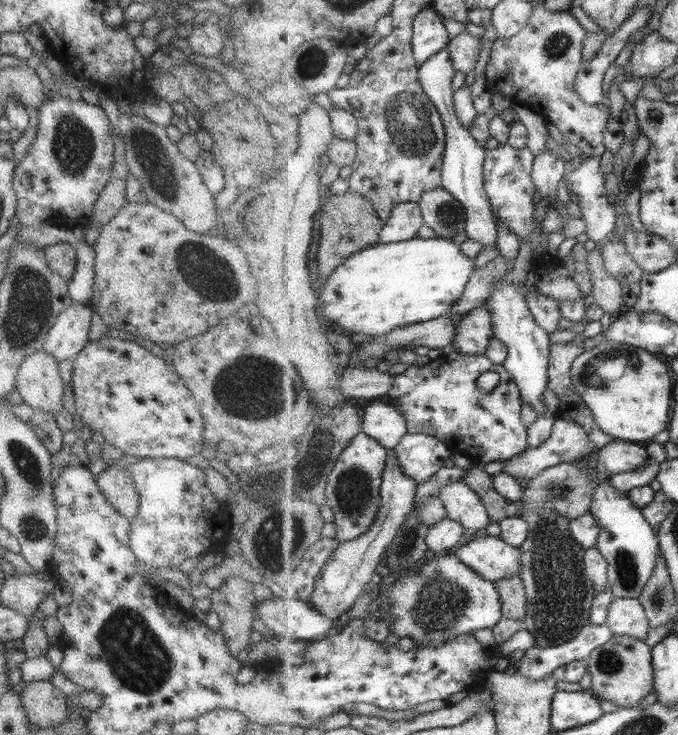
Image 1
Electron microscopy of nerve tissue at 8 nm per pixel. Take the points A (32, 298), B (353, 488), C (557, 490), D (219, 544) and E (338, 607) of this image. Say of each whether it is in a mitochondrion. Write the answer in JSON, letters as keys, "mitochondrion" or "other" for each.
{"A":"mitochondrion","B":"mitochondrion","C":"mitochondrion","D":"other","E":"other"}

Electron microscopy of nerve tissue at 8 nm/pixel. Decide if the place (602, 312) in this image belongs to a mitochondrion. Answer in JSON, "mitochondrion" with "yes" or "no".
{"mitochondrion":"no"}

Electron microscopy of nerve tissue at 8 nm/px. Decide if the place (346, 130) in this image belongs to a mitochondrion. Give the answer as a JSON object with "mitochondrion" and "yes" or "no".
{"mitochondrion":"no"}

